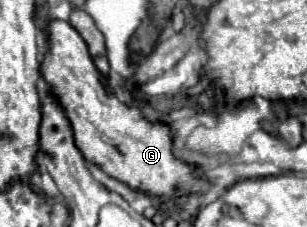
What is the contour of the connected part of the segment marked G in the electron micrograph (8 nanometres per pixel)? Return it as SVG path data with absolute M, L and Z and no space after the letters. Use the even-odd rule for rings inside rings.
M50 20L46 32L48 50L42 60L42 78L70 120L76 148L82 152L84 160L96 164L112 178L164 200L180 196L174 192L176 188L202 194L208 186L188 164L172 154L170 128L166 124L152 124L144 120L138 108L122 104L108 86L104 88L104 80L92 62L86 42L70 26L70 22Z

